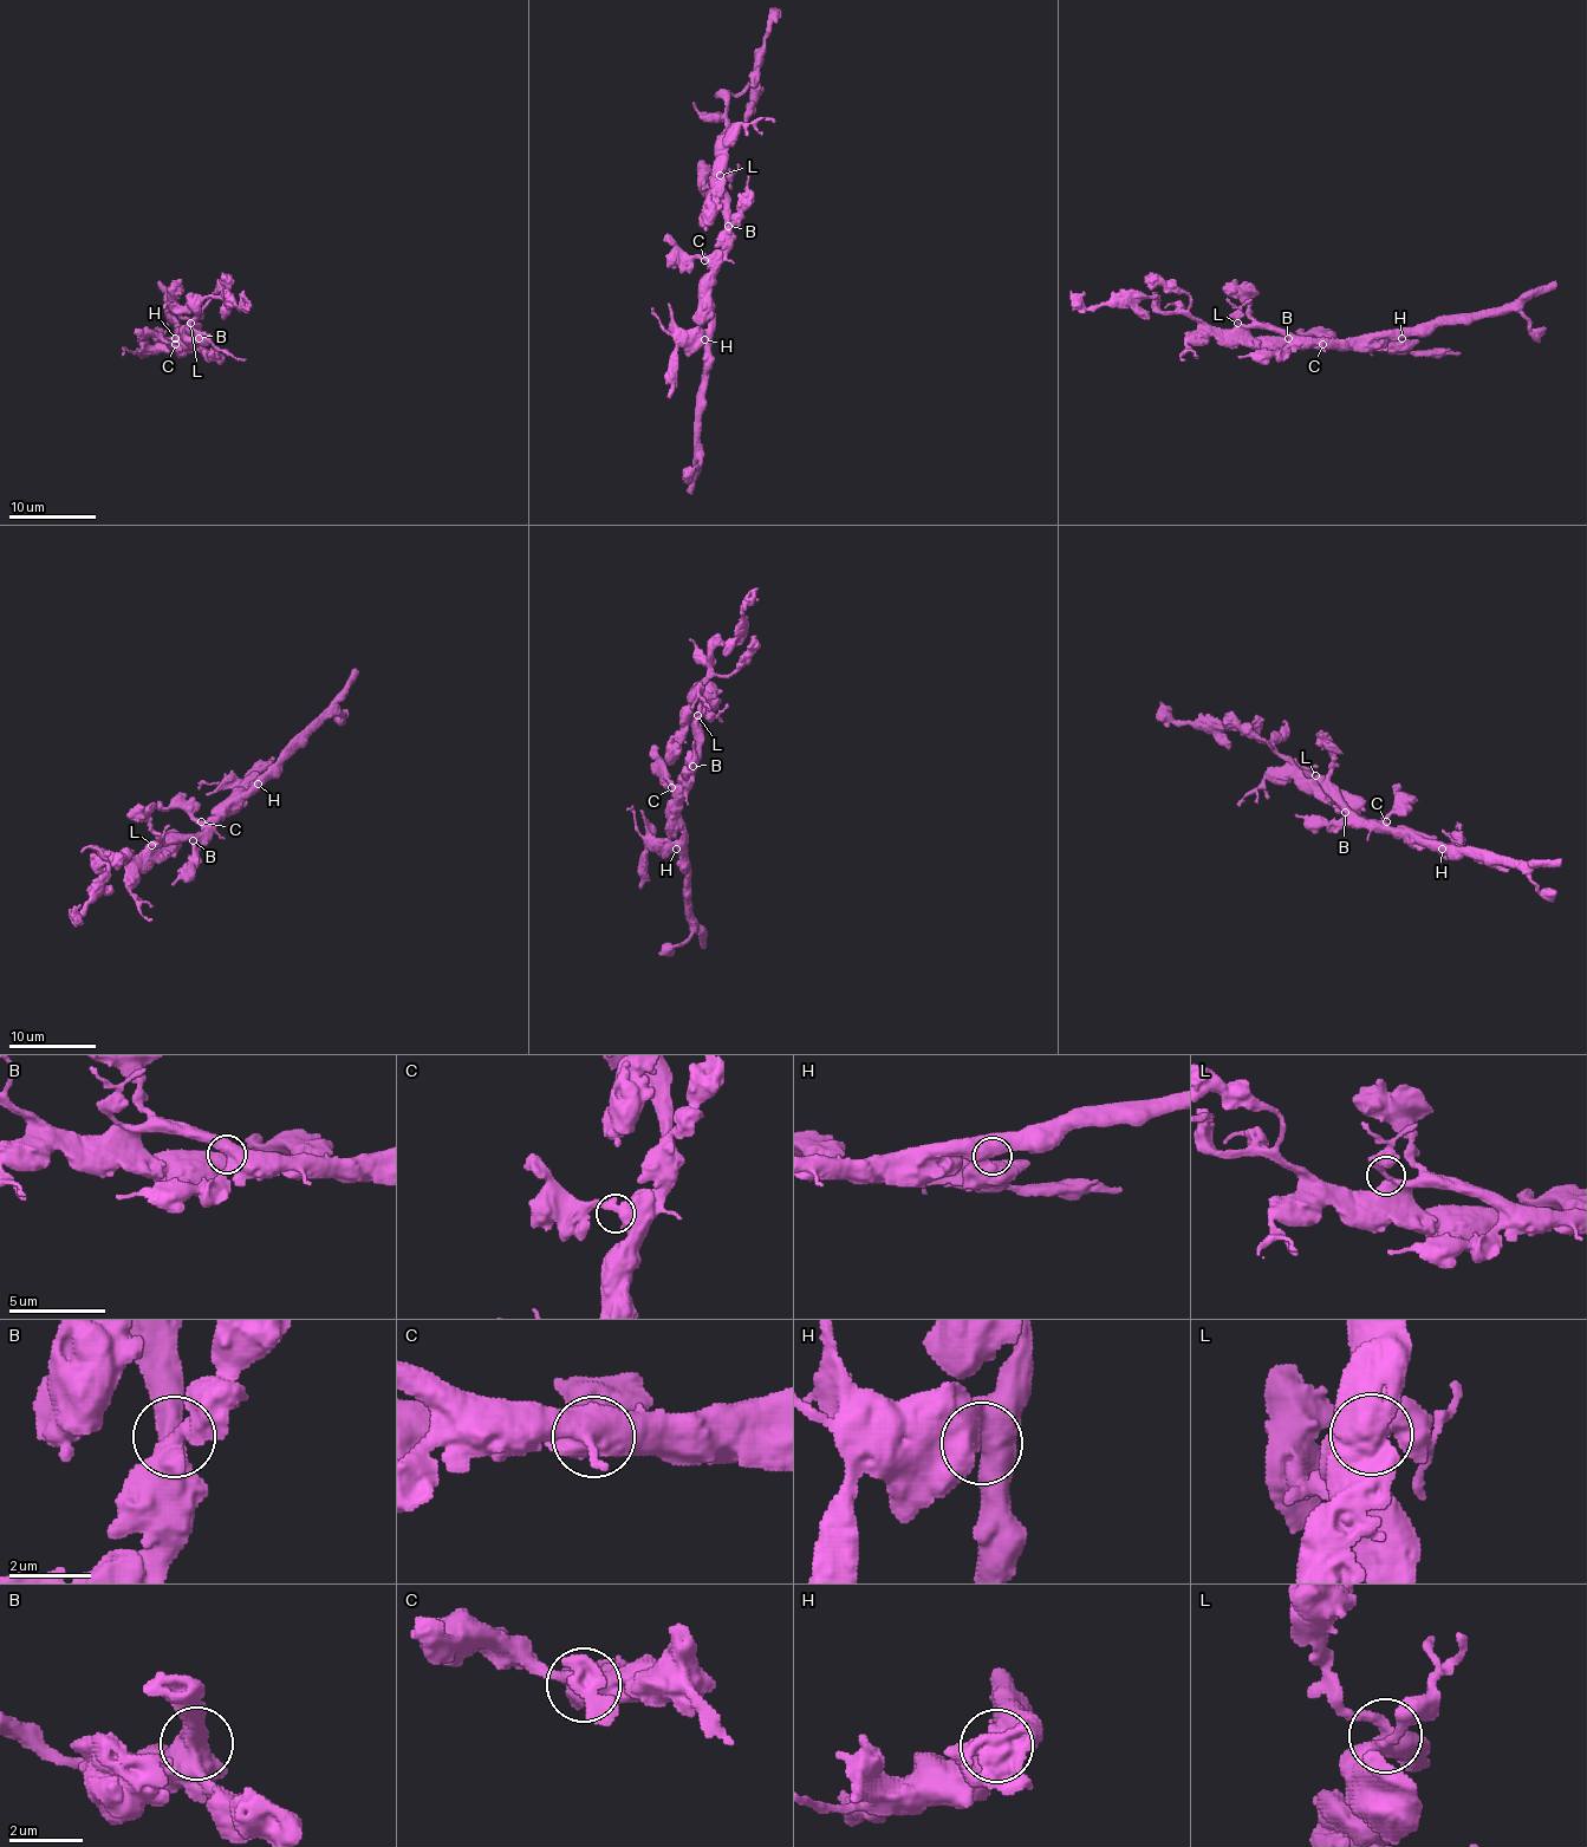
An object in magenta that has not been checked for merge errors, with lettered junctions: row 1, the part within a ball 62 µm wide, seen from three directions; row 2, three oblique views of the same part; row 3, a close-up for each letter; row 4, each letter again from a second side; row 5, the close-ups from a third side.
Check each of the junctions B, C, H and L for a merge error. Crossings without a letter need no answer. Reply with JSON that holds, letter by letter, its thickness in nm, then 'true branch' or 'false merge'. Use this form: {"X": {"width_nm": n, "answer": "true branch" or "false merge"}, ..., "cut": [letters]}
{"B": {"width_nm": 550, "answer": "true branch"}, "C": {"width_nm": 550, "answer": "true branch"}, "H": {"width_nm": 500, "answer": "true branch"}, "L": {"width_nm": 400, "answer": "true branch"}, "cut": []}

